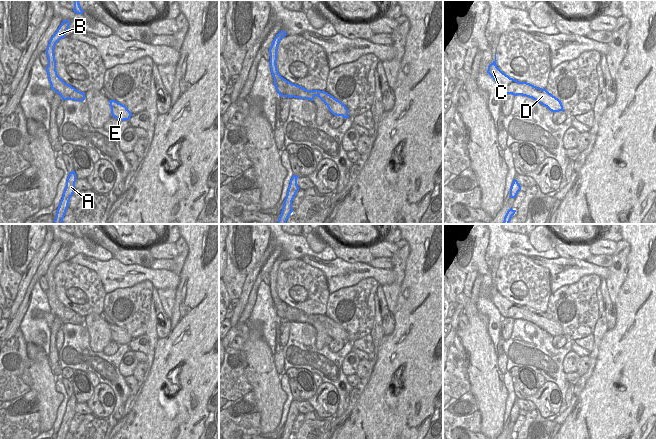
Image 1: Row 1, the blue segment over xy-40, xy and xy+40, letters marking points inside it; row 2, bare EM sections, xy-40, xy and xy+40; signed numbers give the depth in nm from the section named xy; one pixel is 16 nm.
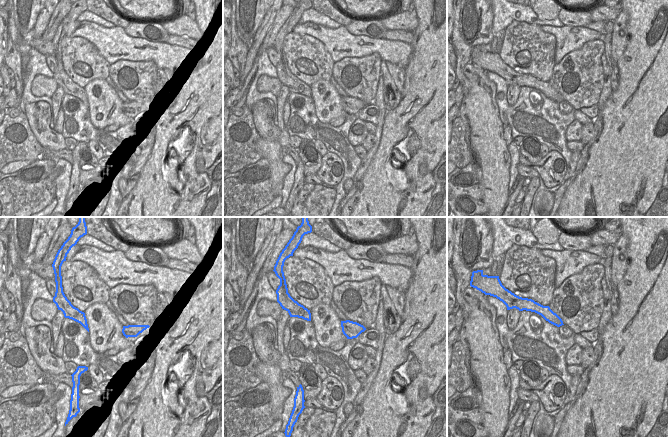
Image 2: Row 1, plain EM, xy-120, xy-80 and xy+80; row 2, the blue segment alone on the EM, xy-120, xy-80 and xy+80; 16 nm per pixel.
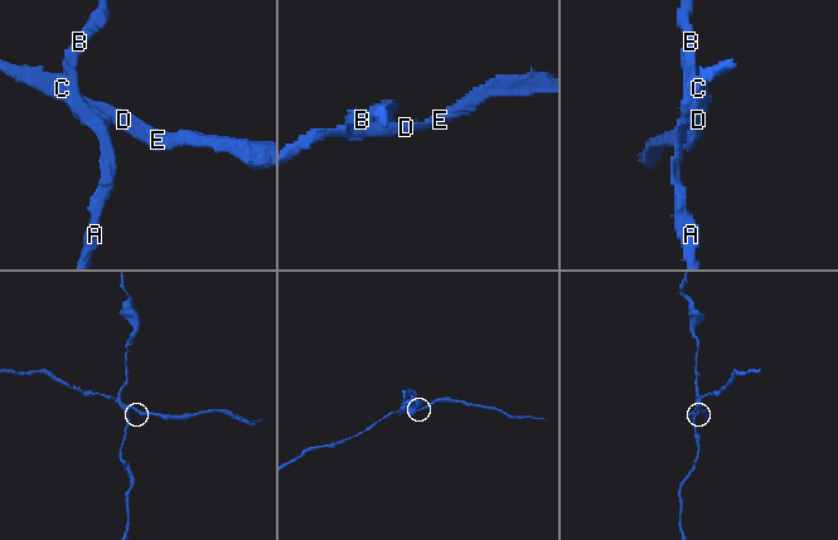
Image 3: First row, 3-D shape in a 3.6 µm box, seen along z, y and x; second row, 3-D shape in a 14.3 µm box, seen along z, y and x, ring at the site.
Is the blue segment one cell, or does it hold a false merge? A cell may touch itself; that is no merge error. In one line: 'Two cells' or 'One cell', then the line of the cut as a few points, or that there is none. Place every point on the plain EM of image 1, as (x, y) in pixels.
Two cells. Split along xy (280, 300), (274, 303)

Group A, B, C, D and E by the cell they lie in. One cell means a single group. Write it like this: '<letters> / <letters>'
A B / C D E

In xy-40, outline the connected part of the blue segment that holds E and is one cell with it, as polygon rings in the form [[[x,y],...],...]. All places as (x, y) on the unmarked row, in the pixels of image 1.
[[[109,324],[111,331],[111,338],[119,345],[129,344],[132,337],[127,333],[127,331],[115,324]]]

